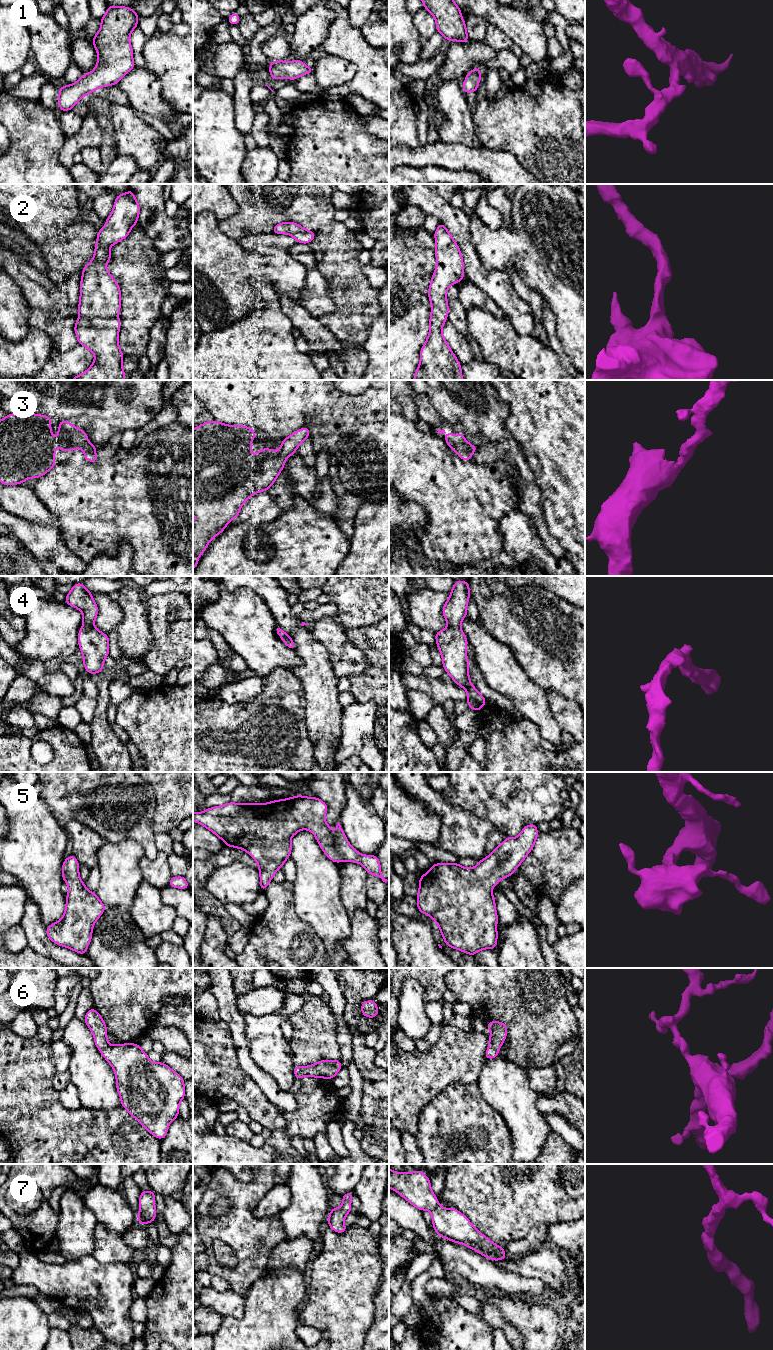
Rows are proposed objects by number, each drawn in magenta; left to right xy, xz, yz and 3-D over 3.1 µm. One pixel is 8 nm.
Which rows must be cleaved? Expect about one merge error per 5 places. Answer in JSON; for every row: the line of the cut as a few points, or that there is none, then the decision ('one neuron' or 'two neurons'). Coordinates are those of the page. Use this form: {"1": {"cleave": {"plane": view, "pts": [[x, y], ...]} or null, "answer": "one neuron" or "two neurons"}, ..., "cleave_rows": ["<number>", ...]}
{"1": {"cleave": null, "answer": "one neuron"}, "2": {"cleave": null, "answer": "one neuron"}, "3": {"cleave": null, "answer": "one neuron"}, "4": {"cleave": null, "answer": "one neuron"}, "5": {"cleave": null, "answer": "one neuron"}, "6": {"cleave": null, "answer": "one neuron"}, "7": {"cleave": null, "answer": "one neuron"}, "cleave_rows": []}

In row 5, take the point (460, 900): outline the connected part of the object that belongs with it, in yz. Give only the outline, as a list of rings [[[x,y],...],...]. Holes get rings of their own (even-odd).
[[[536,824],[526,825],[517,837],[506,837],[492,853],[478,861],[474,868],[465,868],[458,863],[435,863],[427,873],[420,876],[419,891],[416,896],[417,908],[438,924],[446,945],[472,956],[483,949],[496,948],[498,916],[492,889],[500,880],[515,872],[535,846],[538,835]]]

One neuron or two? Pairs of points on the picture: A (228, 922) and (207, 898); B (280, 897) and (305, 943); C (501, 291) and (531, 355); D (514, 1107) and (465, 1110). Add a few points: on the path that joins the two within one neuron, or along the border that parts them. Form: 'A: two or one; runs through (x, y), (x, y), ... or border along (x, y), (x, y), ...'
A: one; runs through (224, 916), (212, 904)
B: one; runs through (280, 908), (280, 915), (297, 932)
C: two; border along (507, 318), (511, 326), (519, 334), (531, 336)
D: two; border along (479, 1089), (480, 1095), (502, 1117), (507, 1127)

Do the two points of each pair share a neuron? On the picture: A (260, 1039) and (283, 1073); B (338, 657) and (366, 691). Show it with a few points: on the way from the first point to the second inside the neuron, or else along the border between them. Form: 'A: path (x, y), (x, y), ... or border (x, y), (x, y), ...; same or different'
A: path (268, 1047), (279, 1065); same
B: border (366, 655), (369, 664), (360, 673), (349, 678); different

